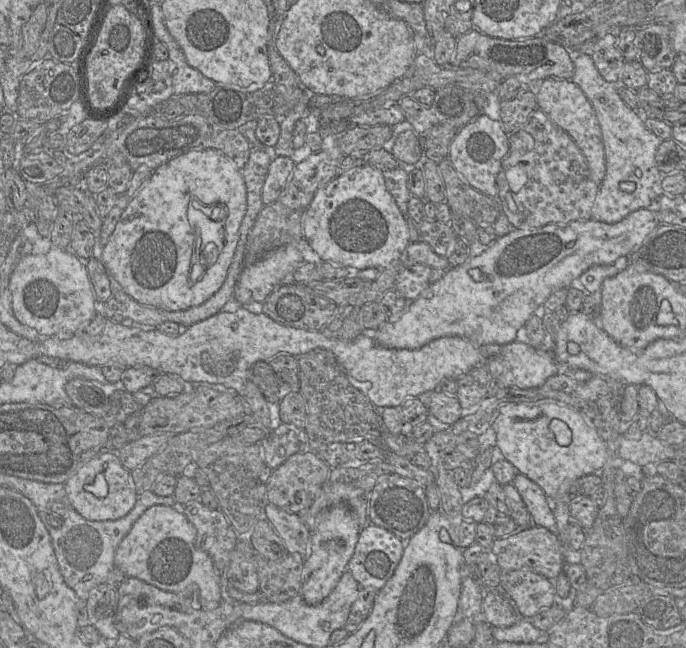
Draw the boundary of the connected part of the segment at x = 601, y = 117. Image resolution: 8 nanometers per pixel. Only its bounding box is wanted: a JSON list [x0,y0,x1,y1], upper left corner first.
[571,54,663,224]

